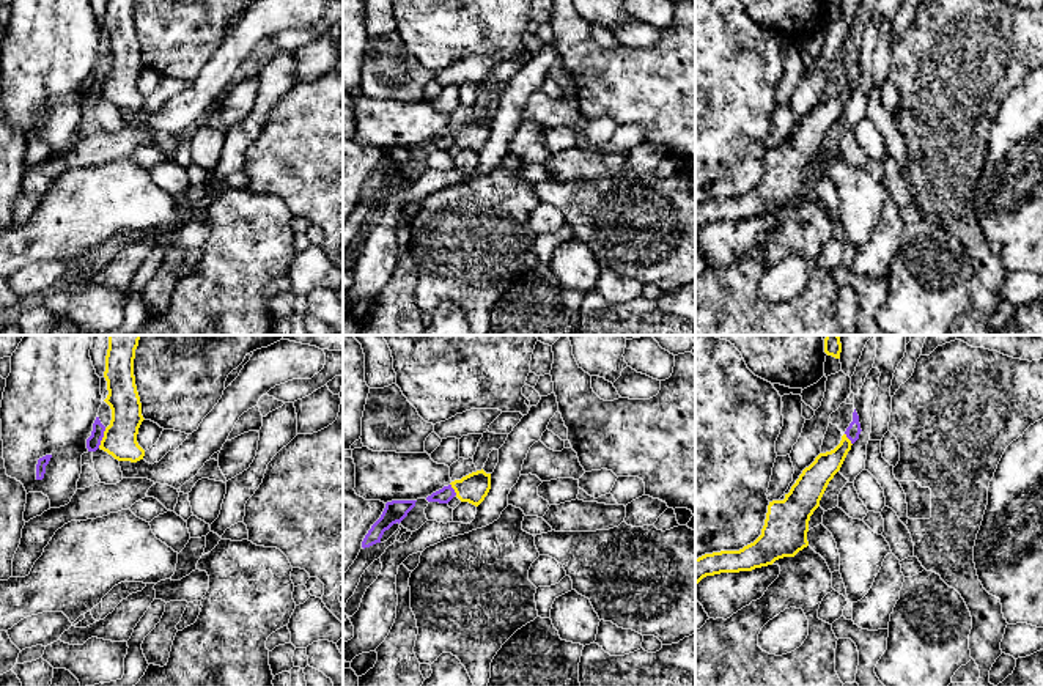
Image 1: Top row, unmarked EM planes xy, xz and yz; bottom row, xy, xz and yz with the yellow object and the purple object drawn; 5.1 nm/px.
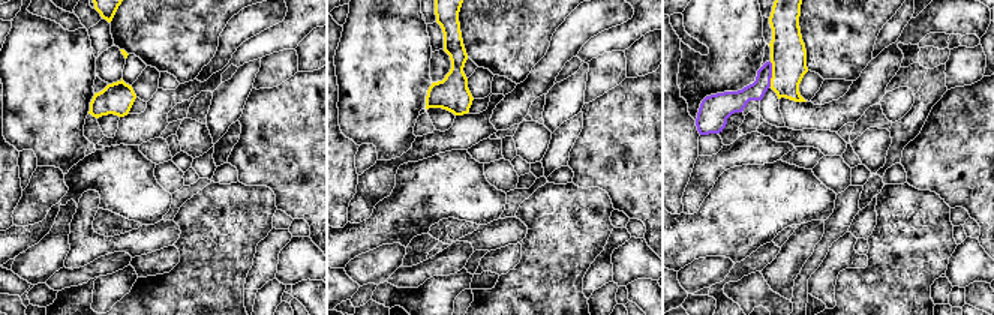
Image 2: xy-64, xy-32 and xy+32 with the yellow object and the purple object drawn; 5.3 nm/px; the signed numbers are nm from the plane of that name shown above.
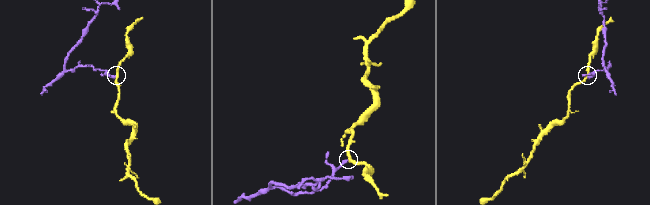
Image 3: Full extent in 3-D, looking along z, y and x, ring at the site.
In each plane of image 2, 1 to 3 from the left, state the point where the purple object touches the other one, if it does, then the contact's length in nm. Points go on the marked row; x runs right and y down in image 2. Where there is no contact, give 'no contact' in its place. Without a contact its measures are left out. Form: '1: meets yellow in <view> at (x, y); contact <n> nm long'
1: no contact
2: no contact
3: meets yellow in xy+32 at (772, 74); contact 140 nm long

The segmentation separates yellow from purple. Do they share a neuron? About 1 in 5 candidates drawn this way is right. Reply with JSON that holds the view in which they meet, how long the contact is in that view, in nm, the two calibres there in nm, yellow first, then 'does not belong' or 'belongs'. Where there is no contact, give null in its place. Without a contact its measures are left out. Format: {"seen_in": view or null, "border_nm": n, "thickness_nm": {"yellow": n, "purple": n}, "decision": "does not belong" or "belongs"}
{"seen_in": "xy", "border_nm": 110, "thickness_nm": {"yellow": 180, "purple": 70}, "decision": "does not belong"}

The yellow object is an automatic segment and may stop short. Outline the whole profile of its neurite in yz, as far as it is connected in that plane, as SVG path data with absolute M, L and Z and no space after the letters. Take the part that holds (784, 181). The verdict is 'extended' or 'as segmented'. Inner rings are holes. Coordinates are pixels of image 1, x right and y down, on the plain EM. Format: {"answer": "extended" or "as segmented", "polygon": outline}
{"answer": "as segmented", "polygon": "M843 82L834 98L820 101L802 118L783 148L769 149L761 183L754 190L739 198L721 198L695 206L695 233L706 223L752 219L779 206L794 205L807 195L810 164L820 154L829 129L840 118L851 93Z"}

